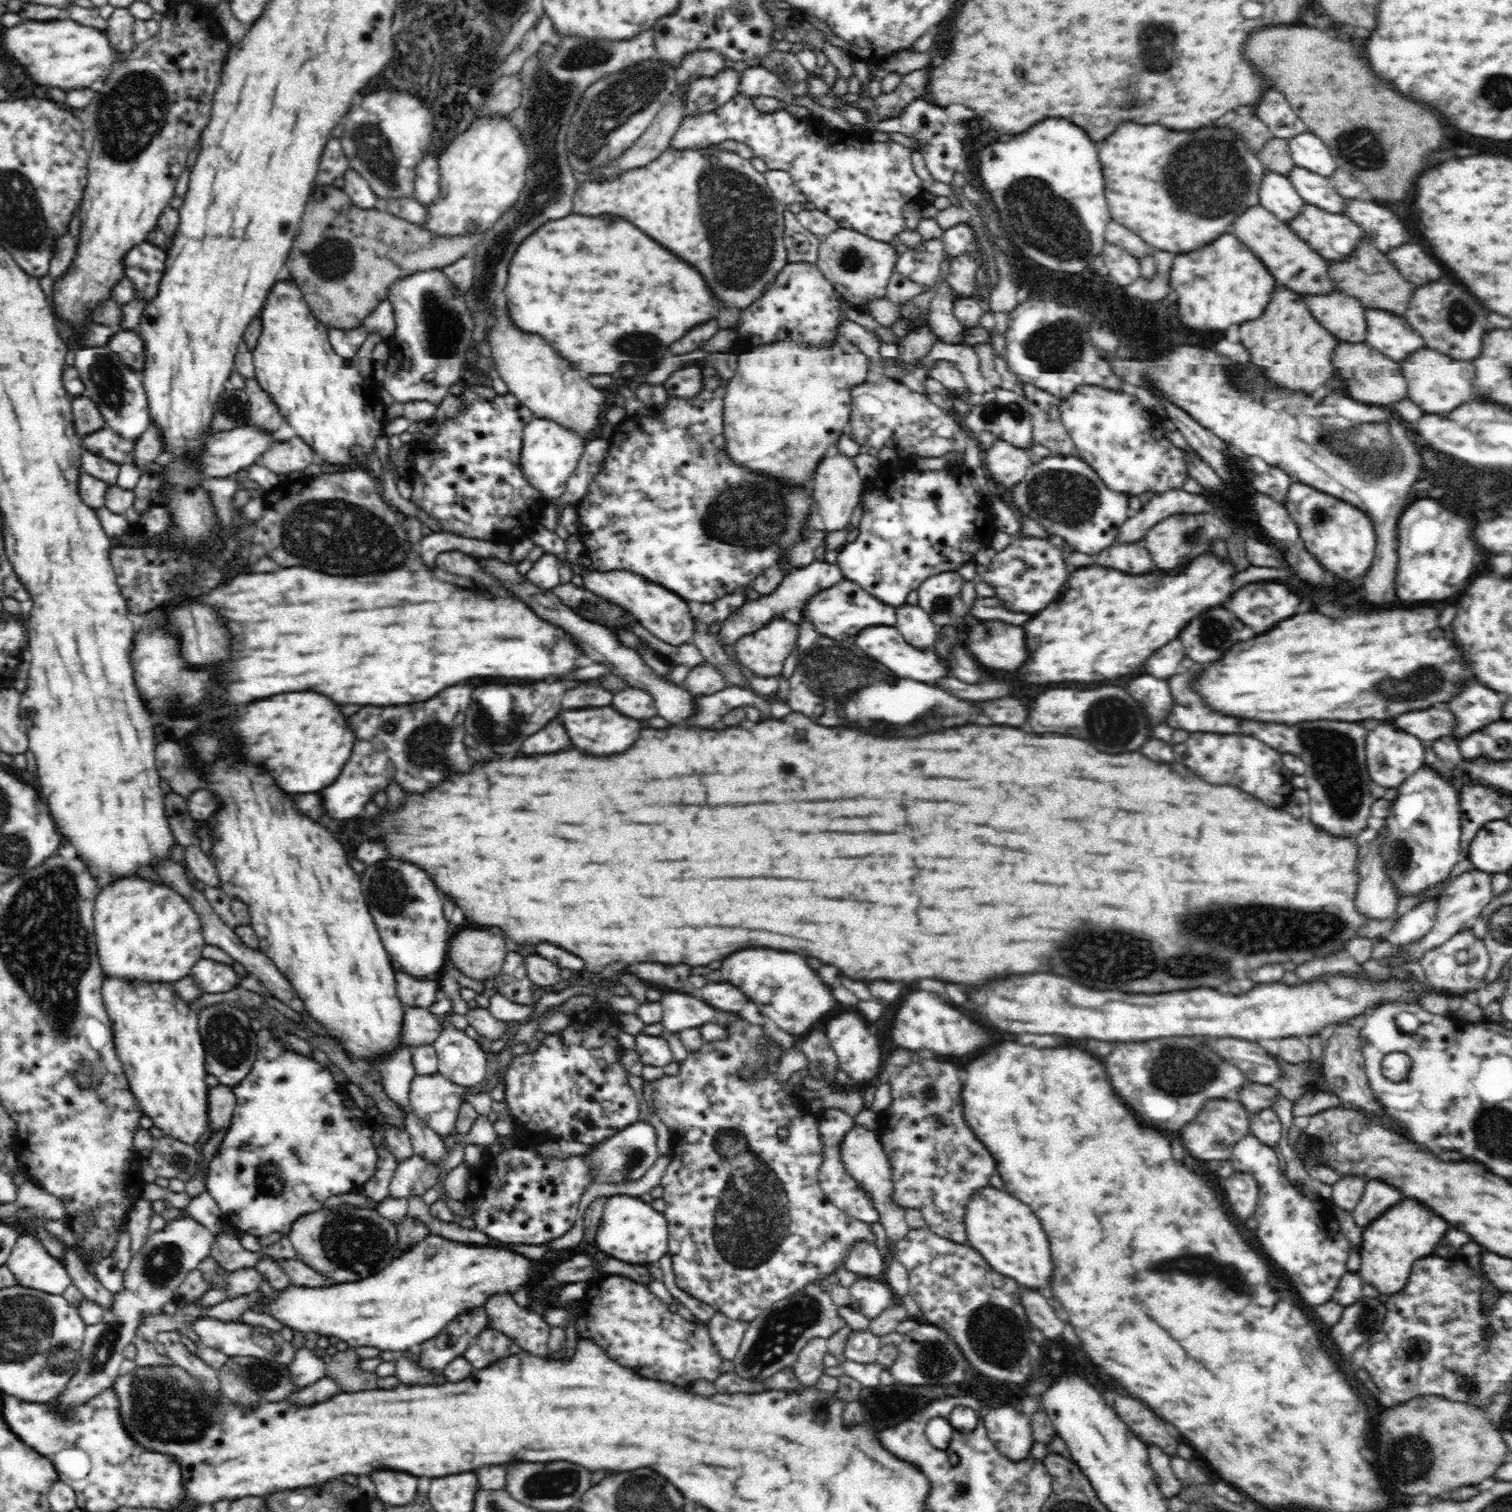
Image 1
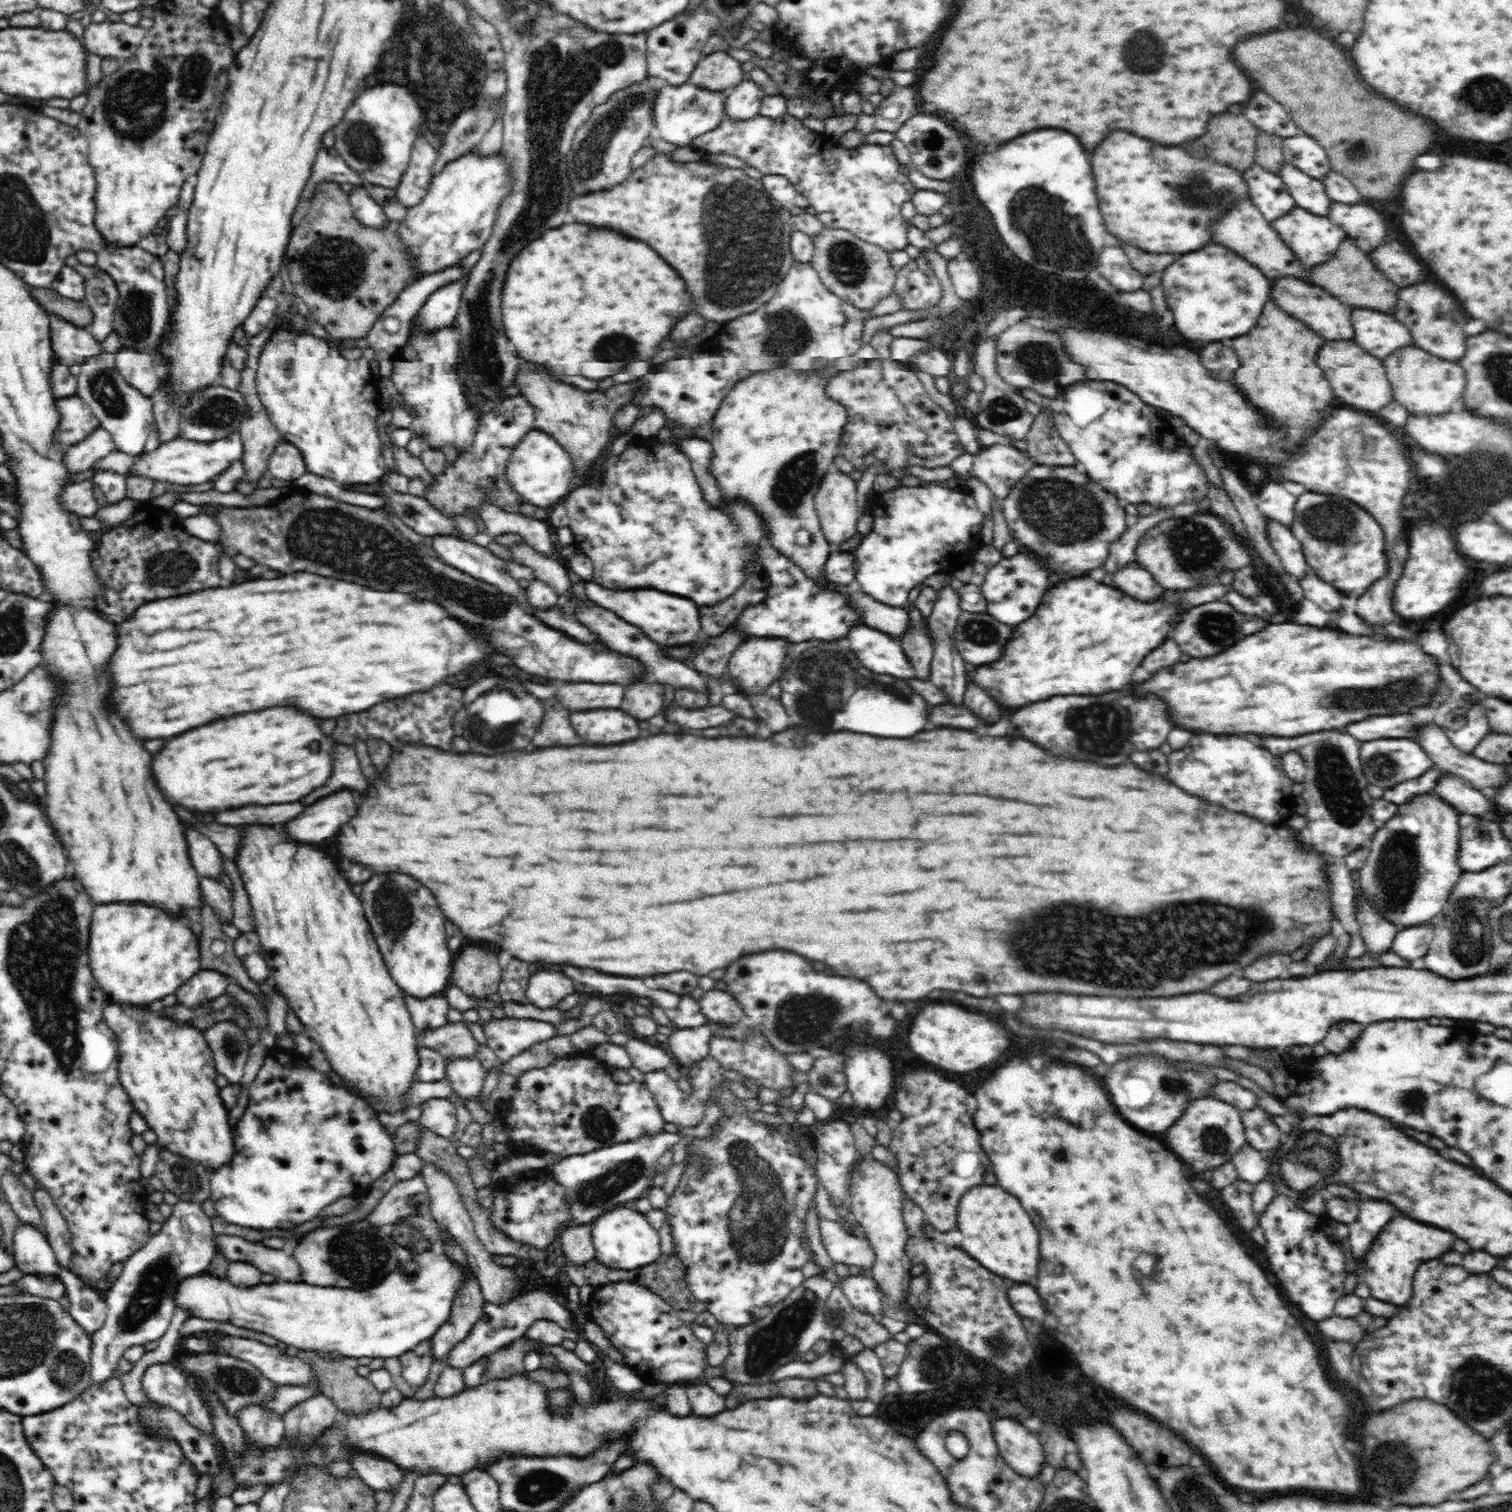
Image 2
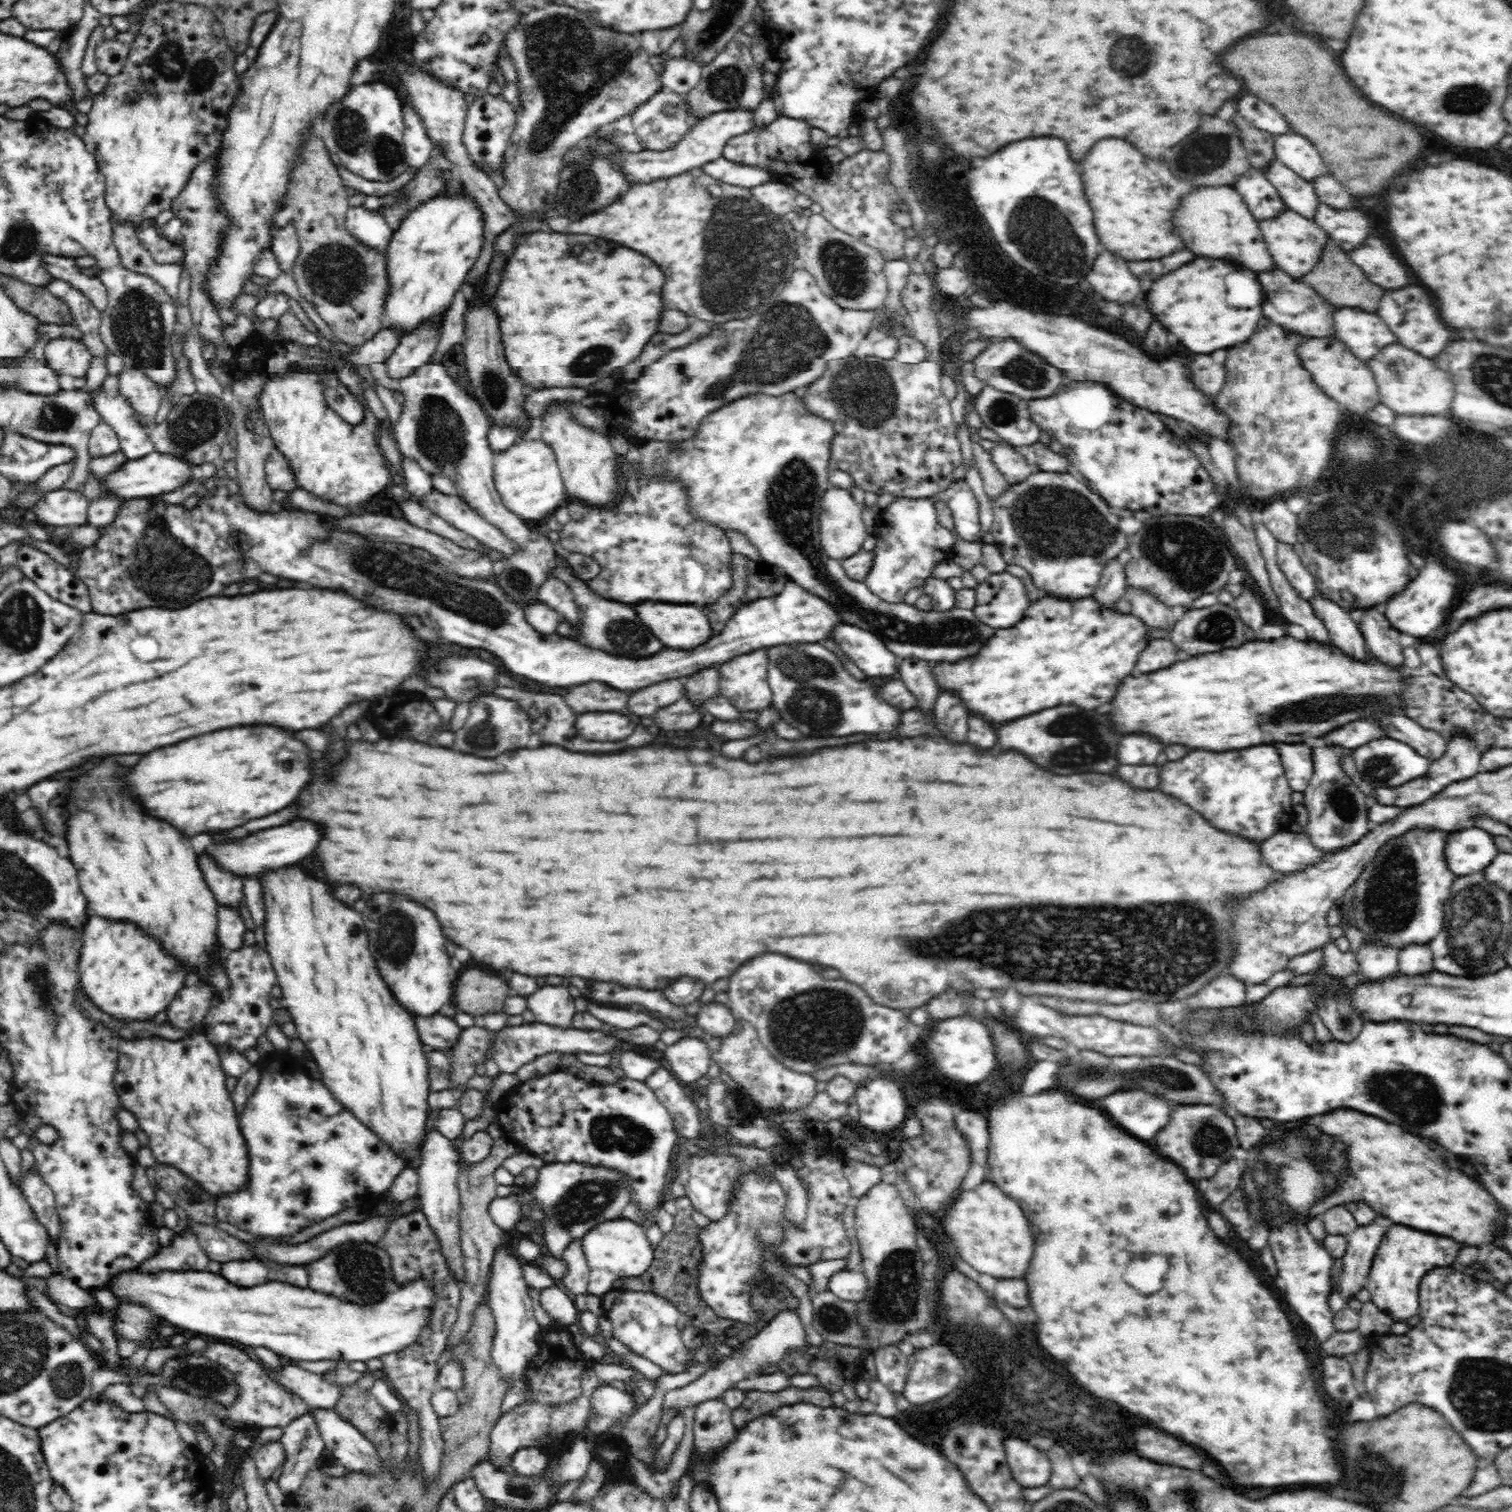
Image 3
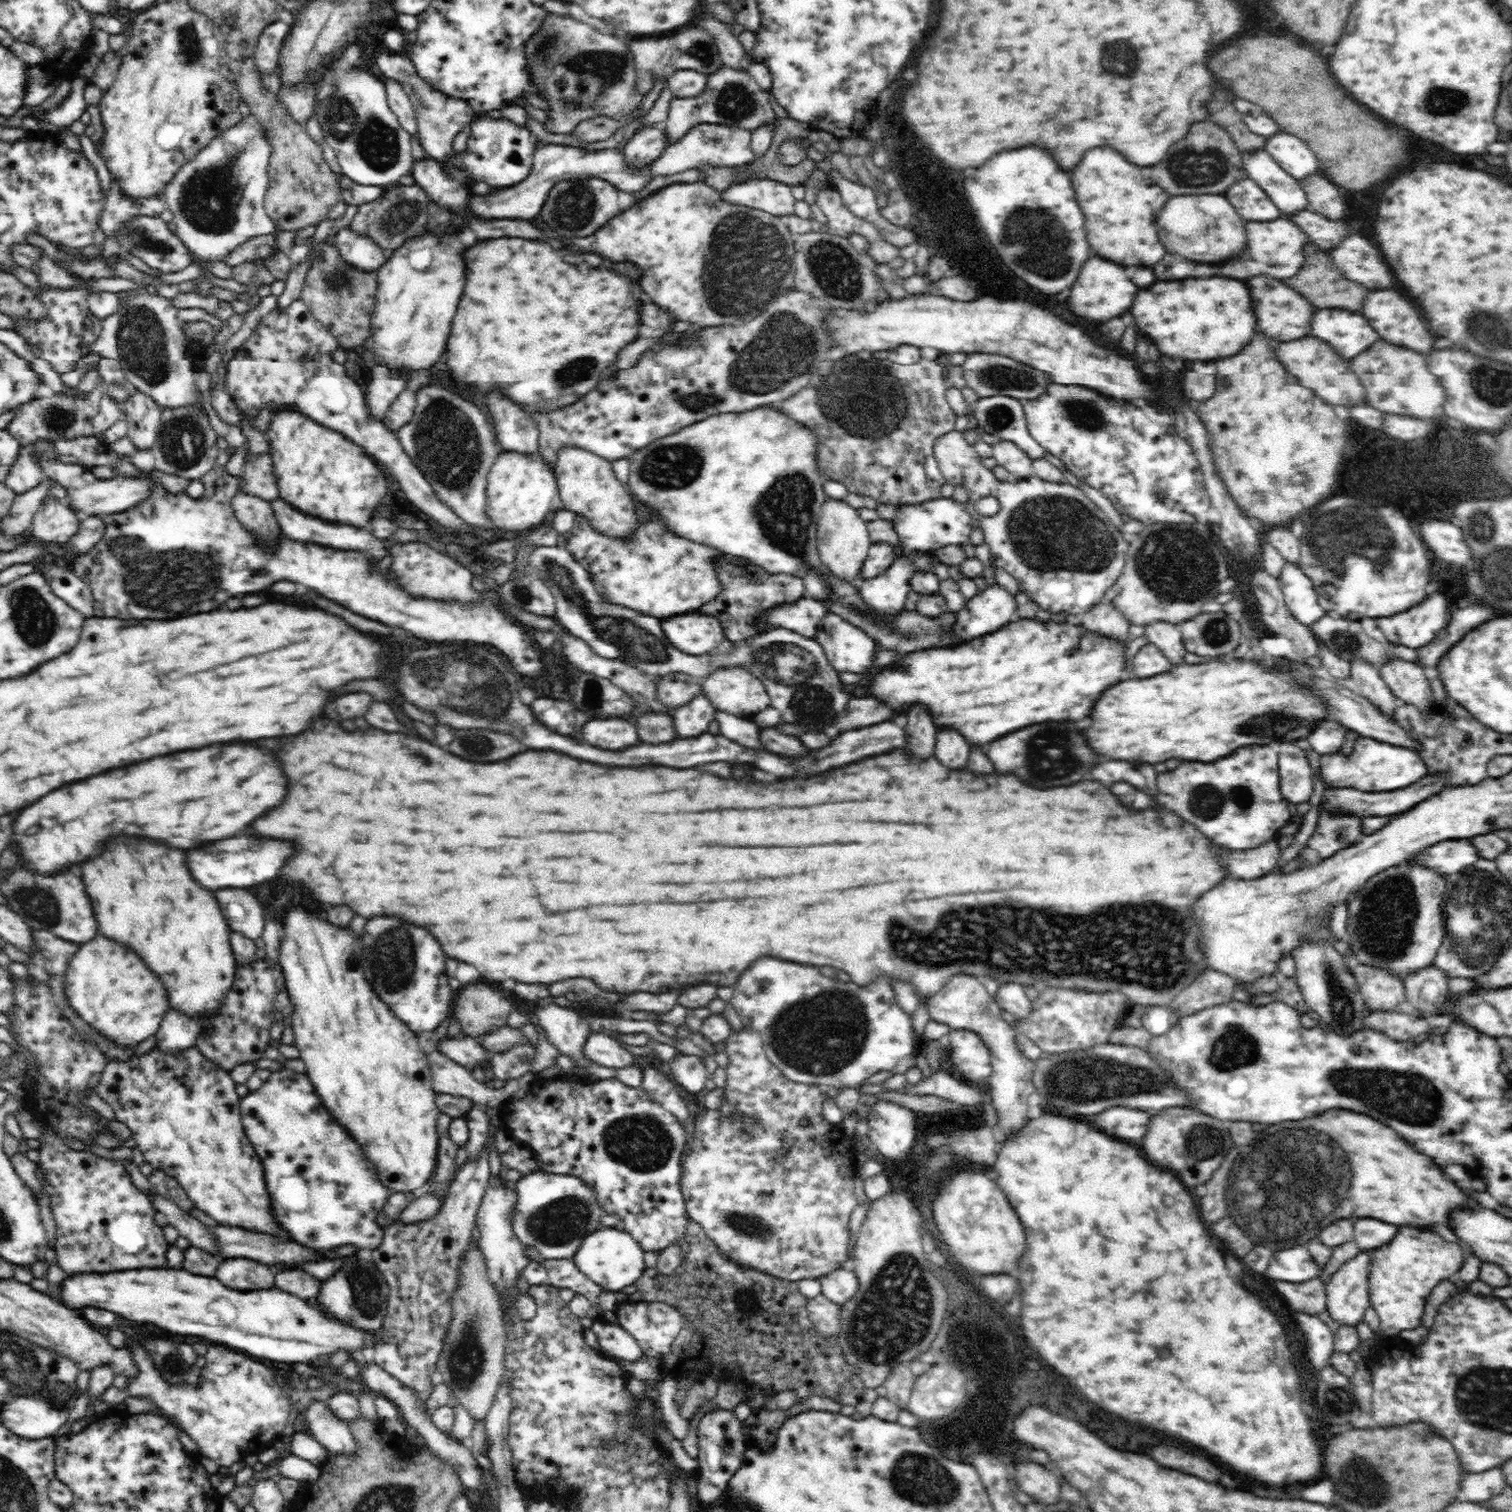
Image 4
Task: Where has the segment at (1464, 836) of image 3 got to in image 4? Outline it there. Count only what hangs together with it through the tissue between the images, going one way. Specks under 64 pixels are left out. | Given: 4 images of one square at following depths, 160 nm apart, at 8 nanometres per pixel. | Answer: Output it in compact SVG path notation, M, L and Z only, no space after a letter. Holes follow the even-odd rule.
M1468 839L1445 840L1424 848L1409 860L1424 864L1442 876L1460 872L1478 860L1478 853Z

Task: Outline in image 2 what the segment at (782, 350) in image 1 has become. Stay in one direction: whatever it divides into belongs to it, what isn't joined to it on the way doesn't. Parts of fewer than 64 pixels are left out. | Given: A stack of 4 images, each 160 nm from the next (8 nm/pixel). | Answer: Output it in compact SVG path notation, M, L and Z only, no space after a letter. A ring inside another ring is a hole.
M782 363L764 372L749 374L744 380L737 382L724 397L713 416L708 438L714 451L710 460L710 473L722 490L722 496L744 496L744 500L748 500L748 504L752 504L752 508L756 508L756 512L764 516L764 528L767 532L772 532L772 536L767 539L767 546L791 557L820 588L840 590L843 588L840 584L822 578L824 565L833 548L822 532L814 497L825 472L828 472L834 459L840 455L840 436L848 416L844 406L826 398L830 376L824 378L818 376L818 372L800 373L786 366L788 364ZM800 530L808 532L810 536L806 544L796 540L796 534Z

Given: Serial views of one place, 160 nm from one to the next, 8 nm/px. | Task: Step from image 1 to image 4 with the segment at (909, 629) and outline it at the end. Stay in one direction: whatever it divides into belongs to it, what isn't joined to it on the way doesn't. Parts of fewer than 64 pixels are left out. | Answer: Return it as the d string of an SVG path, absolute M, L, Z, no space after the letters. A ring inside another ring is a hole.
M916 706L908 712L908 724L906 724L906 746L920 756L920 760L926 760L934 754L936 746L936 728L932 724L930 712L924 706Z

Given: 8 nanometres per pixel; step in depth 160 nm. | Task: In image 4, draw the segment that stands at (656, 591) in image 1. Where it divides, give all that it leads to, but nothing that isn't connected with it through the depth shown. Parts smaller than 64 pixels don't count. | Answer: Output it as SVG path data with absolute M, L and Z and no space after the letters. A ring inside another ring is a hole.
M697 611L670 617L661 626L673 646L689 655L710 653L728 642L720 620Z

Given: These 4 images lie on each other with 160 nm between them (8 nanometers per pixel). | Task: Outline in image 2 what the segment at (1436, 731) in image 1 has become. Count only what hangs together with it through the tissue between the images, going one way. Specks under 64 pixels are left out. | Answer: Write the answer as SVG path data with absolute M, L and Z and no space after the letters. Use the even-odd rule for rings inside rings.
M1404 713L1390 716L1370 716L1368 720L1347 725L1346 732L1351 733L1355 740L1361 744L1364 740L1379 740L1382 737L1405 737L1412 739L1414 736L1414 726L1417 726L1416 722Z

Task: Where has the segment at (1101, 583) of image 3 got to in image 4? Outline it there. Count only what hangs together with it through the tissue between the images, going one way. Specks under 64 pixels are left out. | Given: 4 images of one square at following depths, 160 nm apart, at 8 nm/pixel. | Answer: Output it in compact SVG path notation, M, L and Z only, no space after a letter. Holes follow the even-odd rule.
M1107 598L1103 603L1094 606L1090 612L1082 615L1081 624L1088 632L1099 634L1100 637L1115 638L1124 645L1132 642L1129 623Z

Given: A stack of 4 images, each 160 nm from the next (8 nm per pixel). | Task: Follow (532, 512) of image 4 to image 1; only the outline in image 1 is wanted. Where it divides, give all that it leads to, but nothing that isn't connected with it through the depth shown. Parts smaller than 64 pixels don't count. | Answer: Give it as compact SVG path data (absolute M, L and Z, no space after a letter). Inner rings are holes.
M532 419L523 430L520 467L532 487L540 491L548 502L556 500L564 491L570 476L578 466L585 449L583 437L574 430L565 429L556 421Z

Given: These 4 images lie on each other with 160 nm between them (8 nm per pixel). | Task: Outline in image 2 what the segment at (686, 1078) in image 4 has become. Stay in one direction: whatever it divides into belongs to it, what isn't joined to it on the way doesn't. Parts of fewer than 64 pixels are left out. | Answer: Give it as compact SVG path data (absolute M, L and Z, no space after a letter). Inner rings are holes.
M711 1025L696 1028L675 1029L666 1042L670 1046L672 1060L677 1067L689 1067L709 1055L709 1044L713 1034Z

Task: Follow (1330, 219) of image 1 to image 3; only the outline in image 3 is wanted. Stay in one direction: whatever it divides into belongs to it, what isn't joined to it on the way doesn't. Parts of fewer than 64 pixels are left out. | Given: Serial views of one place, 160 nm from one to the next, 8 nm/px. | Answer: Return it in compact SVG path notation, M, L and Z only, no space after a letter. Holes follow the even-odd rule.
M1288 210L1281 212L1275 219L1260 221L1260 230L1264 232L1263 238L1268 240L1268 252L1272 252L1272 258L1276 260L1278 270L1284 270L1286 274L1298 278L1314 268L1314 264L1320 260L1322 250L1328 242L1324 229L1316 226L1314 222L1308 217Z

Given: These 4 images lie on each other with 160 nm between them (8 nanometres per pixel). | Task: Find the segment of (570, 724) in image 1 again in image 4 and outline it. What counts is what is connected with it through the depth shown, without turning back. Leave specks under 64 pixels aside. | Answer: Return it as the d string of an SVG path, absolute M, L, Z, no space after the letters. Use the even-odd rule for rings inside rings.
M620 718L612 720L590 720L582 728L582 738L604 750L624 750L638 742L636 728Z

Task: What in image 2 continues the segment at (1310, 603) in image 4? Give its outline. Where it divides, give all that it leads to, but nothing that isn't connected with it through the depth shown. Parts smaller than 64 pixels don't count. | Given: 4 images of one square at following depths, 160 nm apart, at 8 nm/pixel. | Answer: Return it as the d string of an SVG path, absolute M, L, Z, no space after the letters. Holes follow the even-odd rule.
M1268 520L1267 531L1273 550L1276 551L1282 566L1295 580L1304 578L1309 567L1300 541L1292 534L1288 526L1280 524L1279 521Z

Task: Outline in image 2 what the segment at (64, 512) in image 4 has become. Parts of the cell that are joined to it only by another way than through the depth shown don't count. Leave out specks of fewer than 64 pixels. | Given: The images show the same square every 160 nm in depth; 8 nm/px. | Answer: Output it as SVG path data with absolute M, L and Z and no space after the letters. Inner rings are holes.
M93 481L68 484L63 488L62 505L65 510L79 517L92 517L100 505L92 495Z

